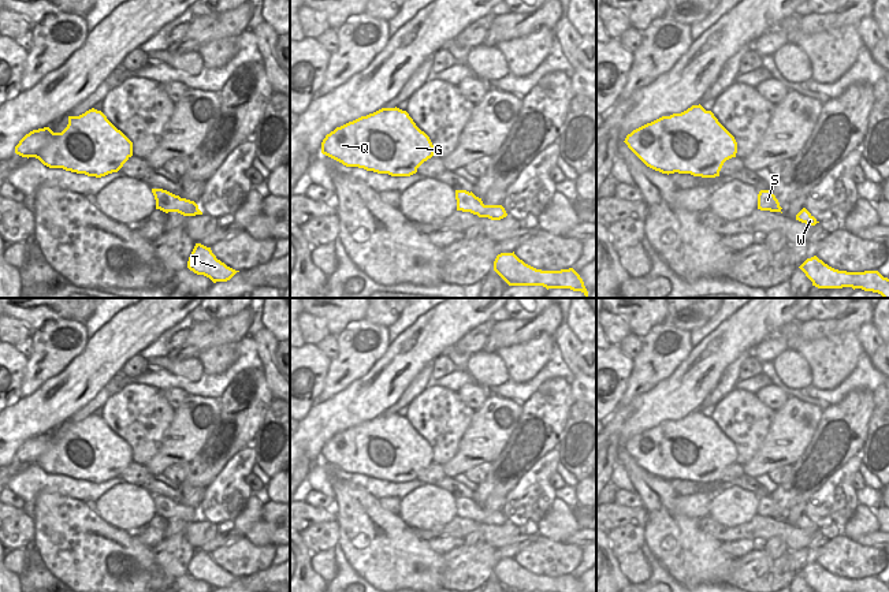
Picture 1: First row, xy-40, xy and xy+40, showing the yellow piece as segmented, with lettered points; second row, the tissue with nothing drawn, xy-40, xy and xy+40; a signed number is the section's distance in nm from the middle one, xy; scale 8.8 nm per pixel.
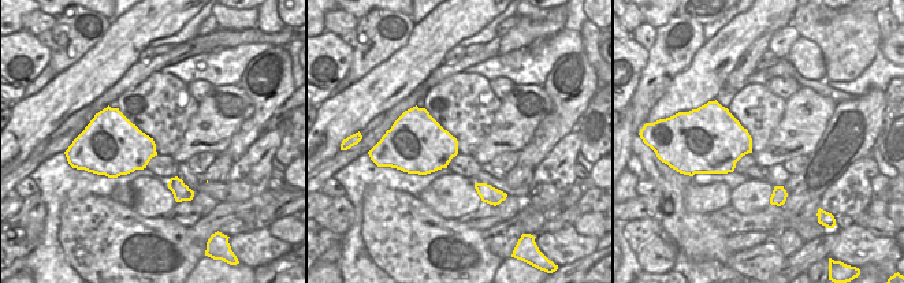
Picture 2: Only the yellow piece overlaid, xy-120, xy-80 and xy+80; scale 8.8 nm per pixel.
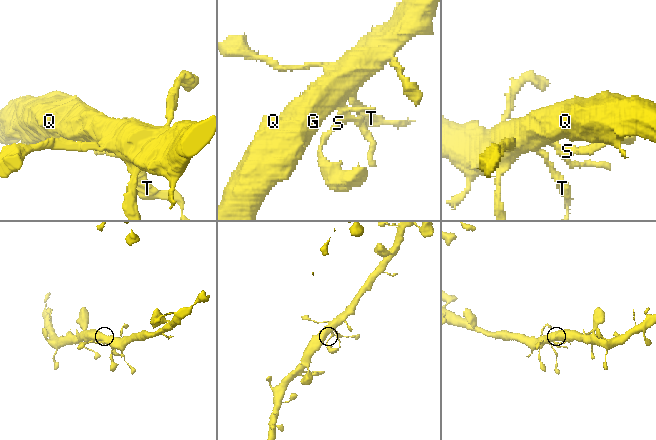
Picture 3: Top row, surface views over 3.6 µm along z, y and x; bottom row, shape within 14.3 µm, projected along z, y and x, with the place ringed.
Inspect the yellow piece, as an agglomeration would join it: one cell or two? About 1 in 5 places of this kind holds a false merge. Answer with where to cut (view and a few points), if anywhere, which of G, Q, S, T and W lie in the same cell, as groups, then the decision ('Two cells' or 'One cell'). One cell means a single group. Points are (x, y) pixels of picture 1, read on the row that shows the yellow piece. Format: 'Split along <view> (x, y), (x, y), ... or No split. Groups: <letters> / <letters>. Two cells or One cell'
No split. Groups: G Q S T W. One cell

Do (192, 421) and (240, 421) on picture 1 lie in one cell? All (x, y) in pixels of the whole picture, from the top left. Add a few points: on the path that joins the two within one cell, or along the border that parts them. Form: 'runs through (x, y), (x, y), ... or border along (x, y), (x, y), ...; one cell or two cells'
border along (219, 399), (220, 420), (200, 449); two cells

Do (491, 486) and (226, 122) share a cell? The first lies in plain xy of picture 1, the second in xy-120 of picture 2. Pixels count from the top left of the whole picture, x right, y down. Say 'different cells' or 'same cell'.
different cells

